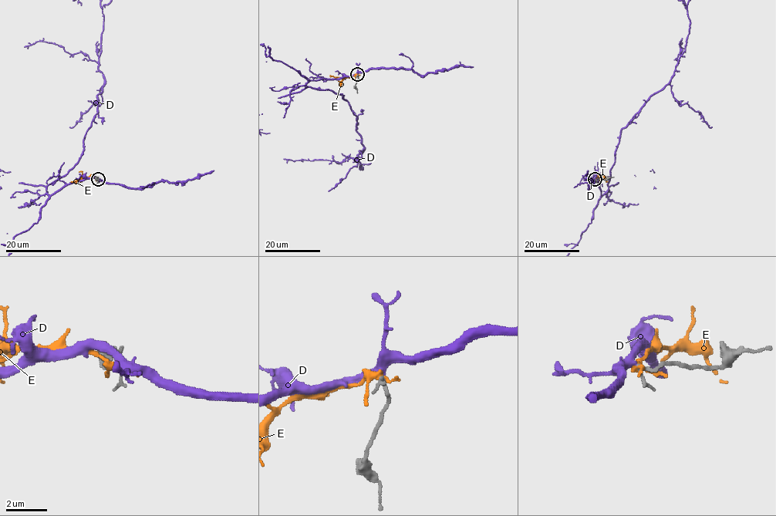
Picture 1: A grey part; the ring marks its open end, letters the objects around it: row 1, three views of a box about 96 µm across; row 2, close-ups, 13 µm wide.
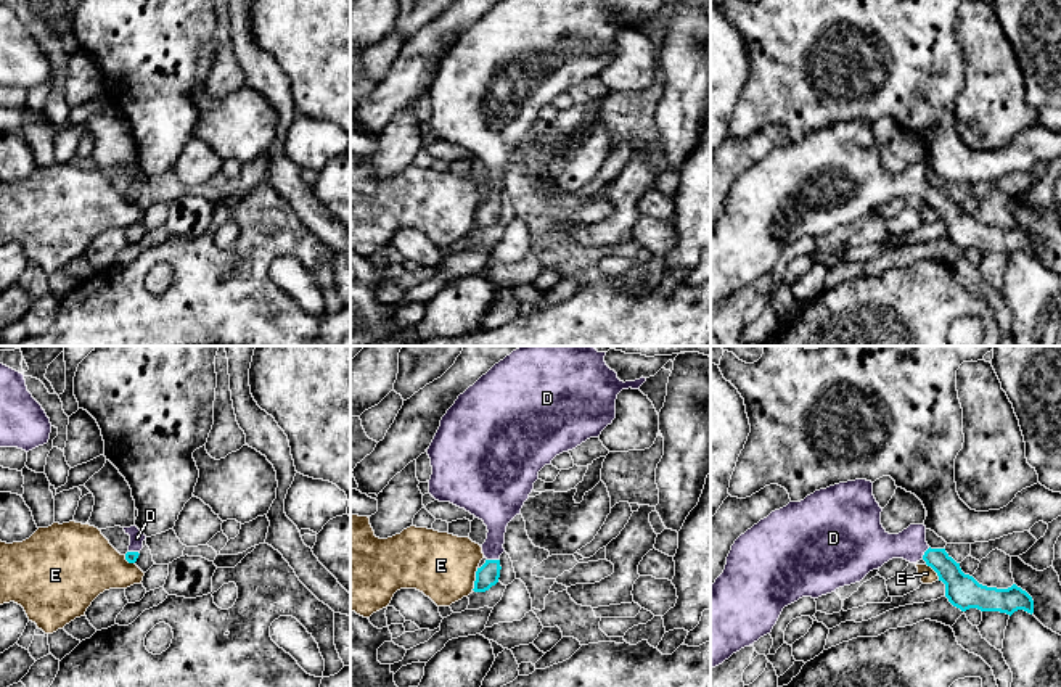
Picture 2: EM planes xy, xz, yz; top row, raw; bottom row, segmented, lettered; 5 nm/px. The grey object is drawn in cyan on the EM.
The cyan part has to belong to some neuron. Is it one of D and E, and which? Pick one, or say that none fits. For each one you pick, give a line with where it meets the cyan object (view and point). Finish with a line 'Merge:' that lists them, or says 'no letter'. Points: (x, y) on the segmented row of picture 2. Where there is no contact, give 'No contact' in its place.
D: Touches cyan at xz (492, 560)
Merge: D

